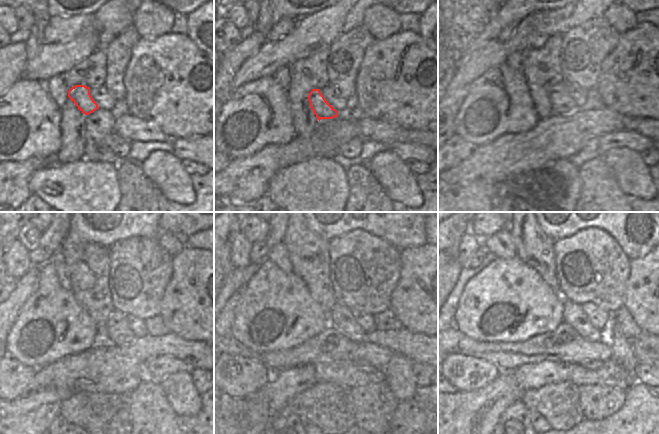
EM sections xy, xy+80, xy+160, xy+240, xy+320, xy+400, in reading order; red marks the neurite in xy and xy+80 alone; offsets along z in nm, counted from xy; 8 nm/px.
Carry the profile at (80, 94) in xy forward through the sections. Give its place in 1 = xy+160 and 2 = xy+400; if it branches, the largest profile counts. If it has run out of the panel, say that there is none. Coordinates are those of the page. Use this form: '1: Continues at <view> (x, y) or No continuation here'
1: Continues at xy+160 (557, 93)
2: Continues at xy+400 (573, 315).

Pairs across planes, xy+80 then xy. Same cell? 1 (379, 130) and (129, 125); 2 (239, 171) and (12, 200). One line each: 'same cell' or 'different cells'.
1: same cell
2: same cell

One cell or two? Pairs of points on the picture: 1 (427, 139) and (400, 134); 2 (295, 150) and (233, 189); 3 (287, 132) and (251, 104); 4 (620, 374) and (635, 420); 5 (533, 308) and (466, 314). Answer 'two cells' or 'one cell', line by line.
1: one cell
2: one cell
3: one cell
4: two cells
5: one cell

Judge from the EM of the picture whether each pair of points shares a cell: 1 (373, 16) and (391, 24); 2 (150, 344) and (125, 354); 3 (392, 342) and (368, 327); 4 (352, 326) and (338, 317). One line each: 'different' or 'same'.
1: same
2: same
3: different
4: same

